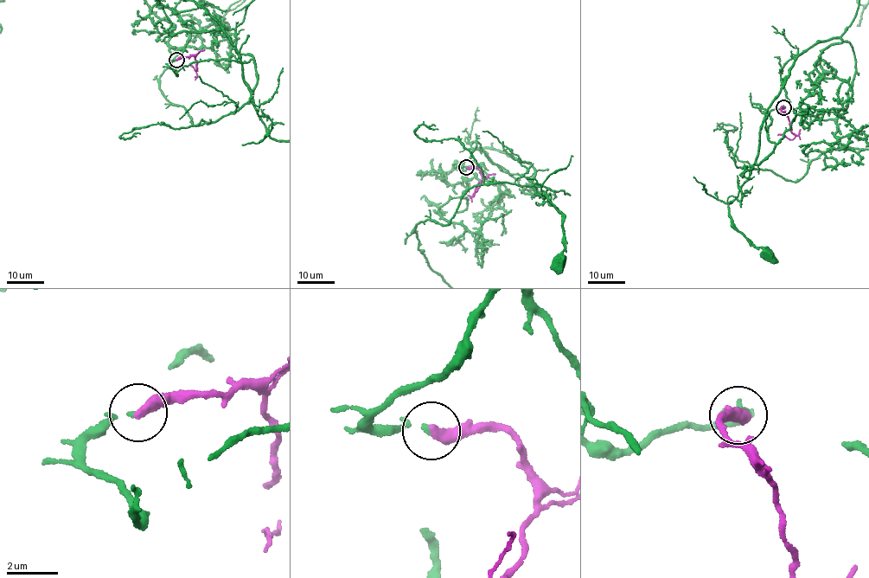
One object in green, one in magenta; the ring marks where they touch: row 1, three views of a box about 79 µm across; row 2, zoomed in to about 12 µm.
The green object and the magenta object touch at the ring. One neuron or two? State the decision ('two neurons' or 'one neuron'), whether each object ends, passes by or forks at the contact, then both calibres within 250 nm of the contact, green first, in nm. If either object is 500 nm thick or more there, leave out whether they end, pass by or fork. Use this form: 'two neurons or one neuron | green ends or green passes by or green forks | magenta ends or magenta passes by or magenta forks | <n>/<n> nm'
one neuron | green passes by | magenta ends | 100/440 nm

